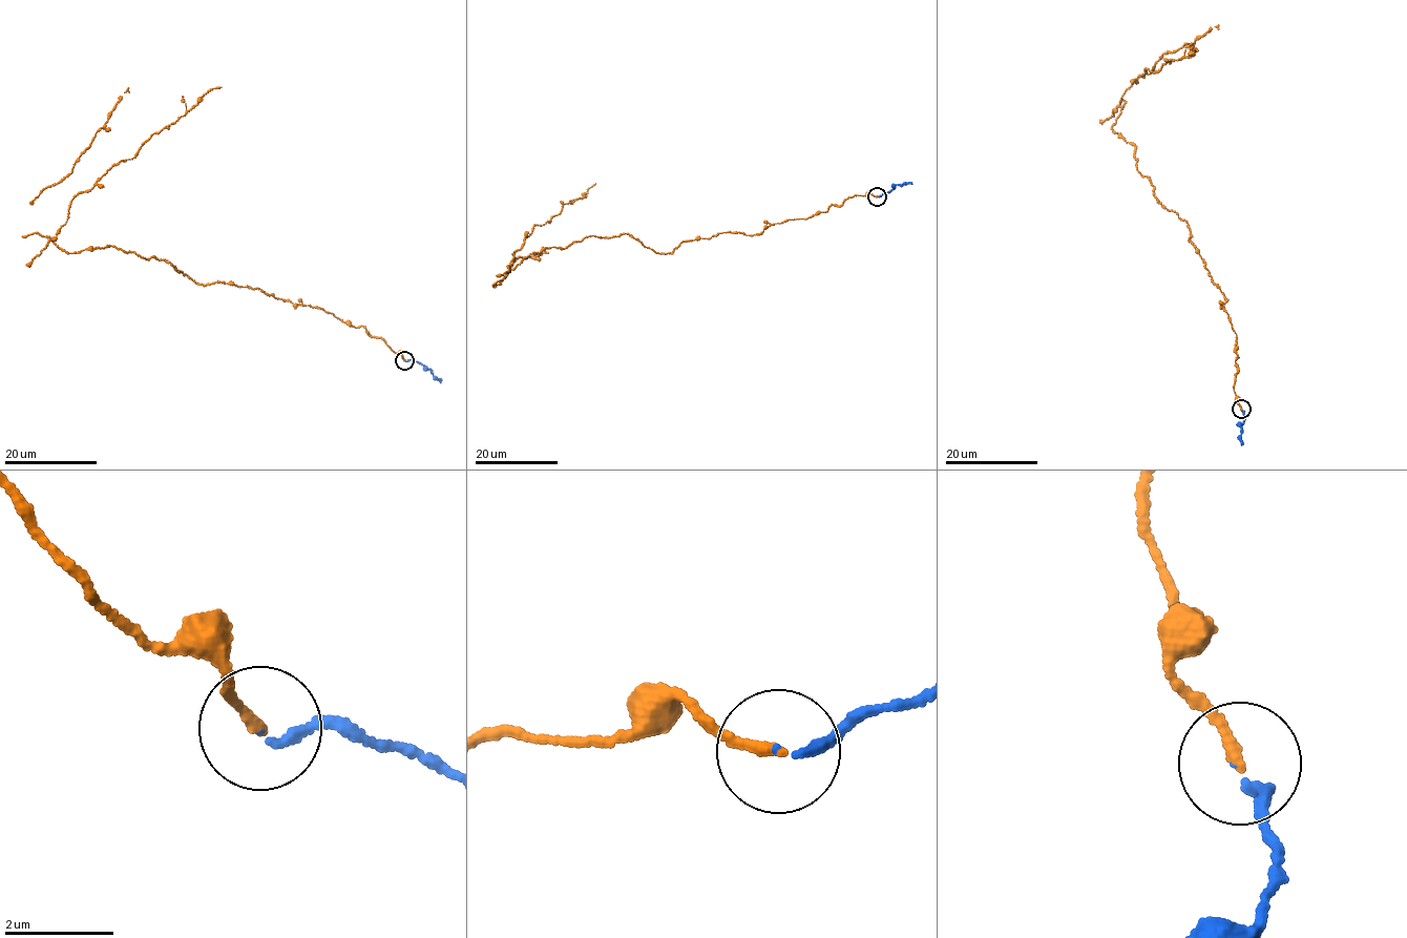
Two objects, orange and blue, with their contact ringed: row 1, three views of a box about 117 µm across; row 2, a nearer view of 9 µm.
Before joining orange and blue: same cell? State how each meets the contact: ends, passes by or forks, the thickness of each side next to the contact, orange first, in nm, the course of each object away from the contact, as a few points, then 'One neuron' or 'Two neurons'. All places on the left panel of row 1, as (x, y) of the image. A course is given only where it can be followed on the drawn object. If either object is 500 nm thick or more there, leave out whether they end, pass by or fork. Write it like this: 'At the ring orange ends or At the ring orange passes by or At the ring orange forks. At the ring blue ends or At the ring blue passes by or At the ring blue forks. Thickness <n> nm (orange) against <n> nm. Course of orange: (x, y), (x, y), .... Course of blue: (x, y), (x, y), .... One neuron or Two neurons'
At the ring orange ends. At the ring blue ends. Thickness 190 nm (orange) against 130 nm. Course of orange: (404, 360), (321, 309), (198, 284), (163, 259), (111, 246), (68, 253), (54, 243), (76, 194), (221, 87). Course of blue: (404, 360), (426, 367), (440, 382). One neuron

